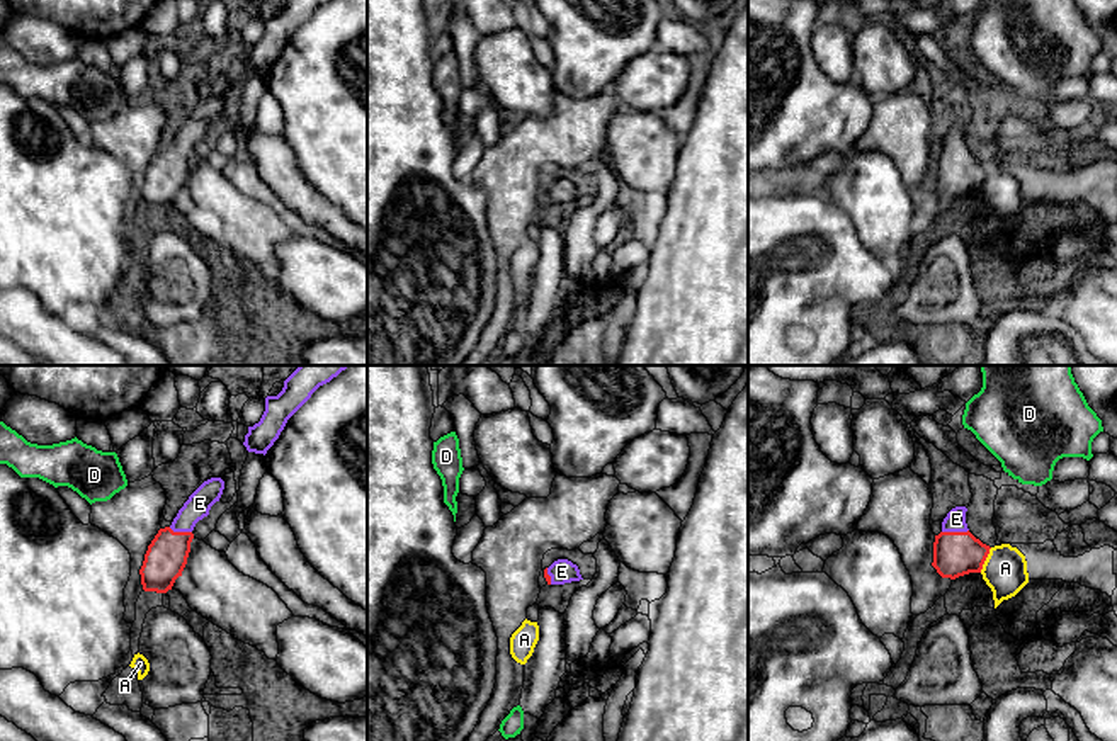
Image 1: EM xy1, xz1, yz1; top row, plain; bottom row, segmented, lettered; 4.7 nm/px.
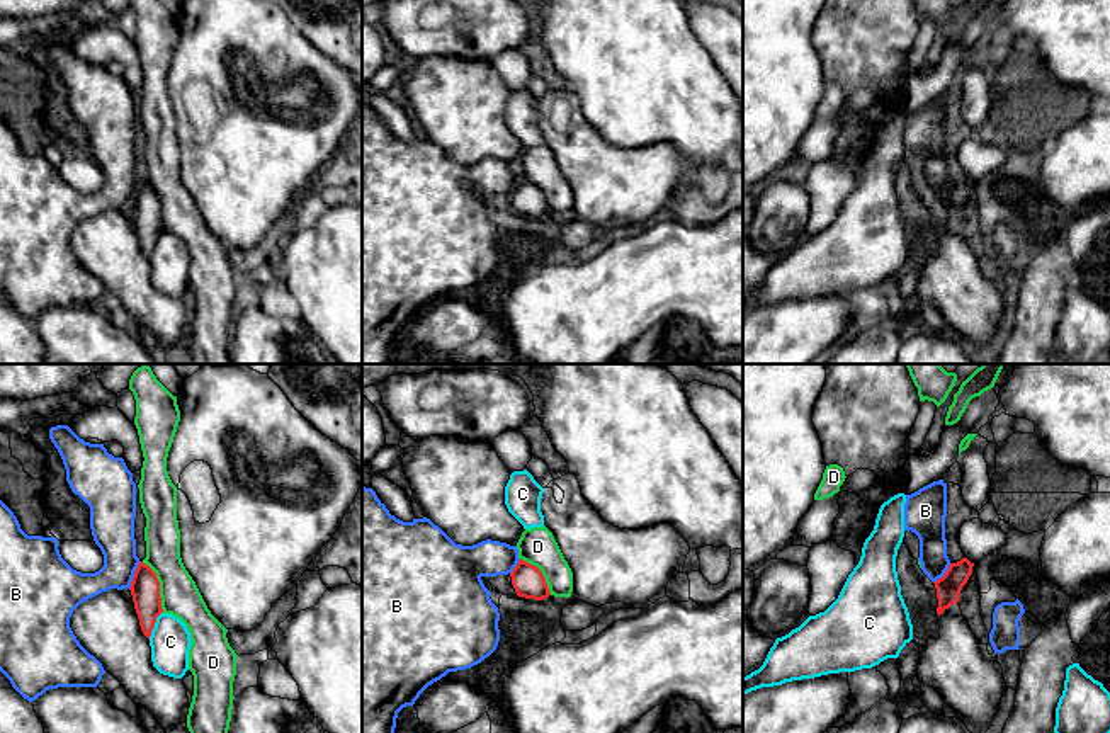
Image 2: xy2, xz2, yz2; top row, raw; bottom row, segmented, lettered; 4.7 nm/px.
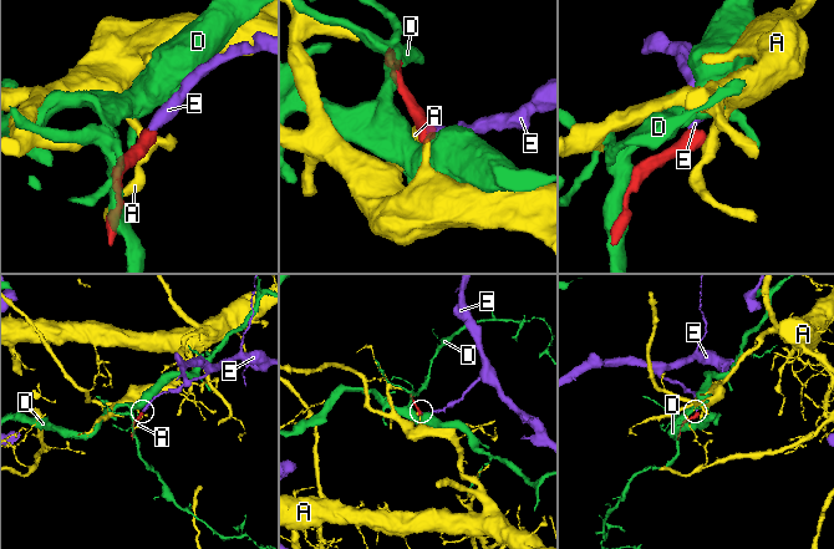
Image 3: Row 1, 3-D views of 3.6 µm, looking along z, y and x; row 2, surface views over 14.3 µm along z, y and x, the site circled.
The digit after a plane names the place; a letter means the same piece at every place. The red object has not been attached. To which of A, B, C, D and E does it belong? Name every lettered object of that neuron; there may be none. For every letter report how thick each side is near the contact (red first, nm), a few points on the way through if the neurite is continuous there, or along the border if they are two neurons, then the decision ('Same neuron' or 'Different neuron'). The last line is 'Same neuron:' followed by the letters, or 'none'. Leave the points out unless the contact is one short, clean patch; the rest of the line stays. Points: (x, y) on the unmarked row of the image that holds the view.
A: Thickness 200 nm (red) against 200 nm. Boundary: yz1 (992, 167), (980, 191). Different neuron
B: Thickness 140 nm (red) against 200 nm. Boundary: xy2 (140, 181), (128, 206). Different neuron
C: Thickness 140 nm (red) against 190 nm. Boundary: xy2 (162, 230), (148, 257). Different neuron
D: Thickness 140 nm (red) against 190 nm. Different neuron
E: Thickness 200 nm (red) against 100 nm. Same neuron
Same neuron: E

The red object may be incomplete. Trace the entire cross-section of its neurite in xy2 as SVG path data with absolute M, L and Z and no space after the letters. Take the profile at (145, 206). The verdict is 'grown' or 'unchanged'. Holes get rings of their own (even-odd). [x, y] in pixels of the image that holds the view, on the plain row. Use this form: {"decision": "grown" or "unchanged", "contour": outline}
{"decision": "unchanged", "contour": "M139 180L129 209L141 250L150 259L156 236L163 231L156 192L148 184Z"}

